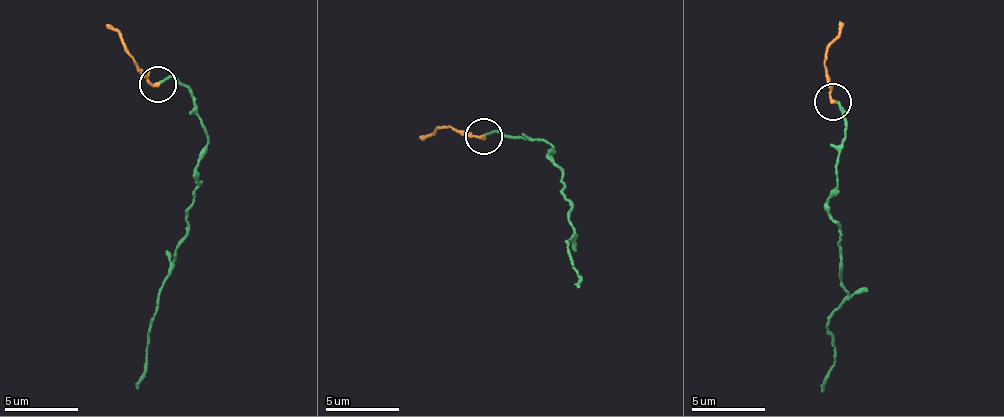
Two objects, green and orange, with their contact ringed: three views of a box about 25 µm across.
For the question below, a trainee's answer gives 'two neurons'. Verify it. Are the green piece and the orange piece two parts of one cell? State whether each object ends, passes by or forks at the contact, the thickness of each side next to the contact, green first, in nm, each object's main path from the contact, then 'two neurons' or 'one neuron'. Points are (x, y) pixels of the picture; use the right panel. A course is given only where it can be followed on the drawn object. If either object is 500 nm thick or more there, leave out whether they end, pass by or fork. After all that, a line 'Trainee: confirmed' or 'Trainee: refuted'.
green ends there; orange ends there; 130 nm thick on the green side, 220 nm on the other; green runs (834, 101), (845, 129), (836, 193), (828, 203), (847, 299), (830, 312), (833, 368), (823, 394); orange runs (834, 101), (825, 60), (842, 20); two neurons
Trainee: confirmed

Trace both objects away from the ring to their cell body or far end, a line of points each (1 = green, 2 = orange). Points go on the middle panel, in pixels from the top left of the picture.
1: (484, 136), (543, 139), (556, 150), (548, 157), (574, 208), (576, 236), (566, 239), (581, 288)
2: (484, 136), (449, 126), (418, 139)

